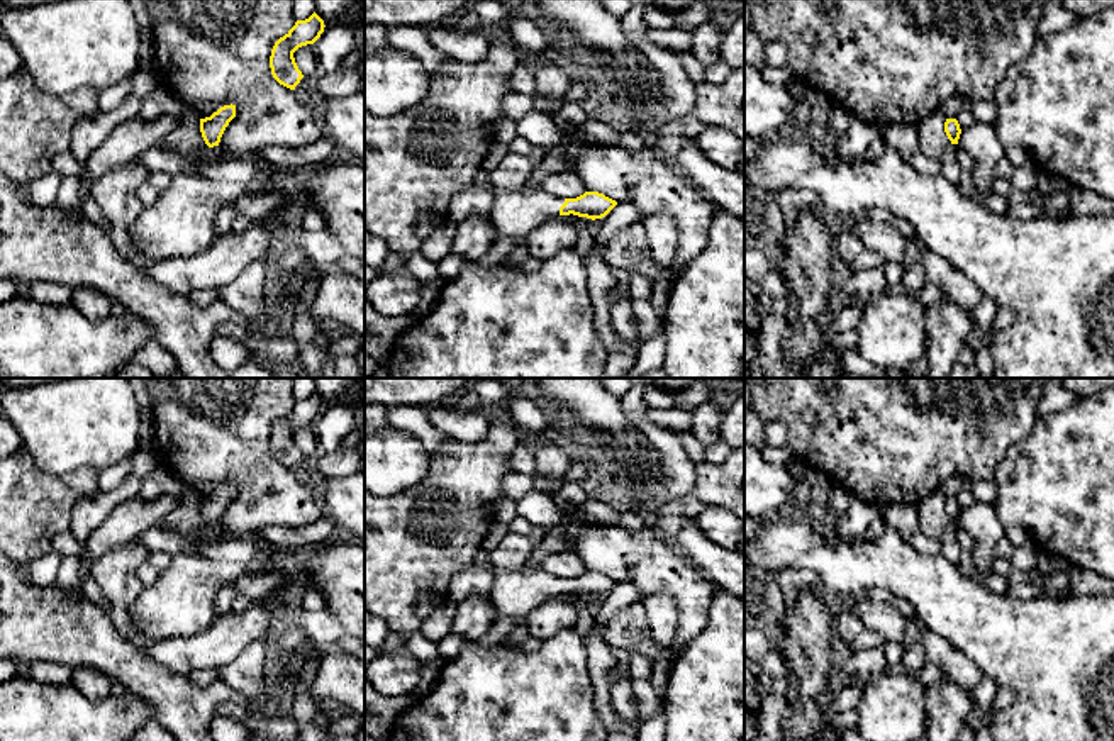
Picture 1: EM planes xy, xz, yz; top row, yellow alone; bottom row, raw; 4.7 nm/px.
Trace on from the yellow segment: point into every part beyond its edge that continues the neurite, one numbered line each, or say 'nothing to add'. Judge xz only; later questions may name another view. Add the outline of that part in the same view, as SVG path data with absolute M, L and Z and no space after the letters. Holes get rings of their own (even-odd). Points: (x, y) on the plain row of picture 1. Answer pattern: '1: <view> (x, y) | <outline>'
1: xz (519, 592) | M526 566L517 571L493 570L495 582L490 602L499 614L527 617L546 600L560 595L565 578L549 575L541 568Z

